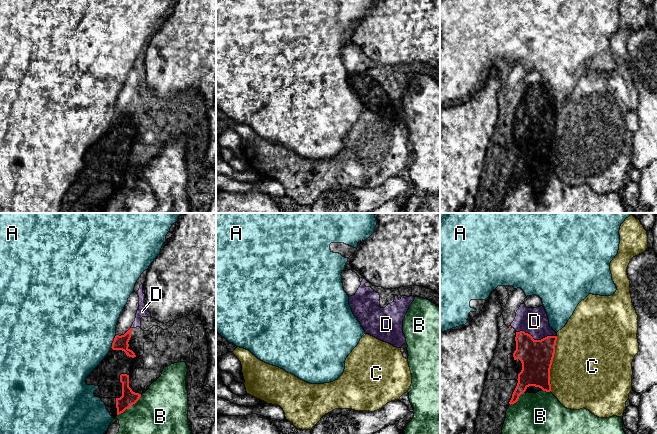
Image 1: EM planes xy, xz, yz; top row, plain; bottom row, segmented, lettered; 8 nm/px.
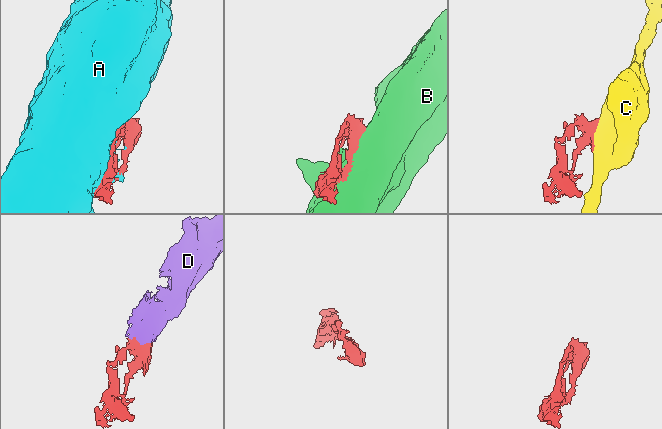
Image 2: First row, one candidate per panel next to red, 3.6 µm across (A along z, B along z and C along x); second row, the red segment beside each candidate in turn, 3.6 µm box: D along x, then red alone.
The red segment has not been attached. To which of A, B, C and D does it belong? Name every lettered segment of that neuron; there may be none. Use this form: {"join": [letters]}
{"join": ["D"]}

